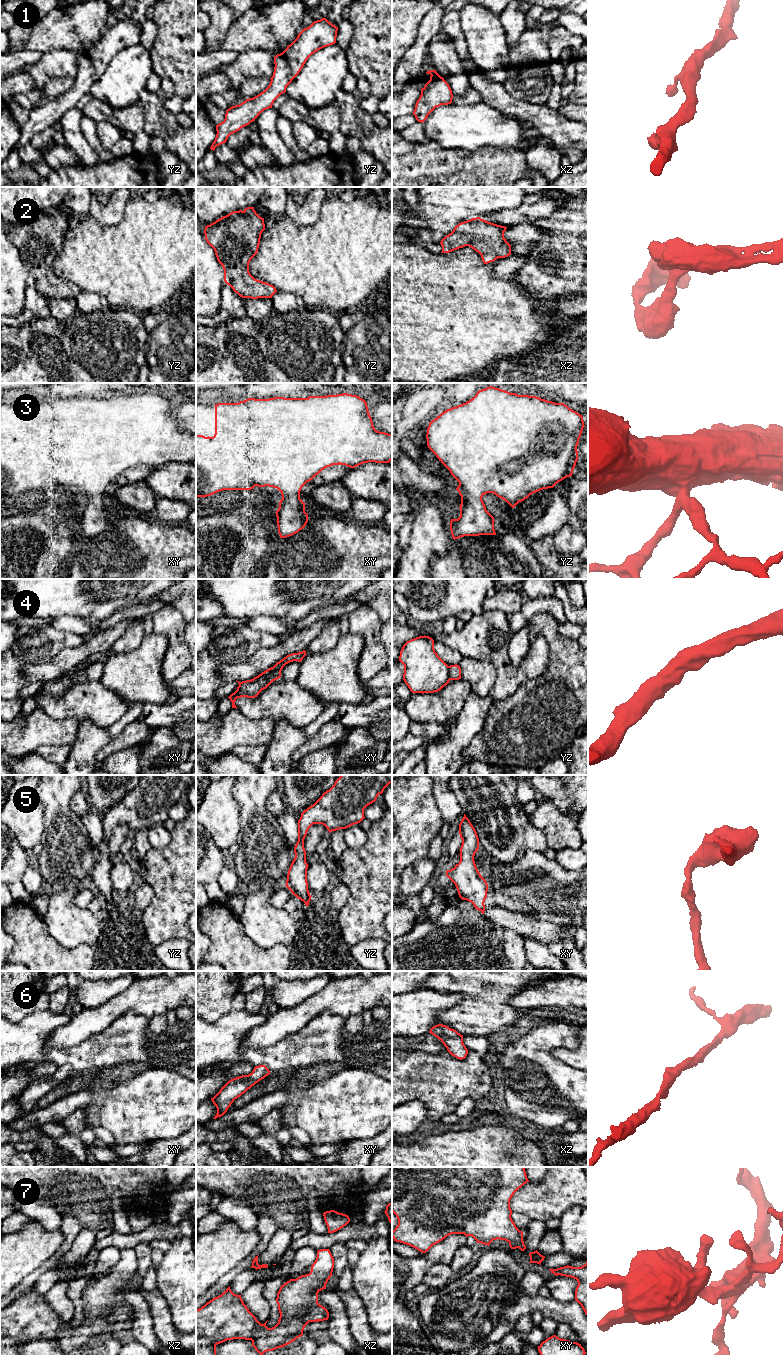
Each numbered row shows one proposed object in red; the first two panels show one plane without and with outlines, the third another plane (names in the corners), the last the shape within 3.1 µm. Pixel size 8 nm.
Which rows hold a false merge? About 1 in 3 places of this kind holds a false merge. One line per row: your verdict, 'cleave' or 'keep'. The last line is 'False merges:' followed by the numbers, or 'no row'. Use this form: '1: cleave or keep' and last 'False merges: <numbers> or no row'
1: keep
2: keep
3: keep
4: cleave
5: keep
6: keep
7: keep
False merges: 4

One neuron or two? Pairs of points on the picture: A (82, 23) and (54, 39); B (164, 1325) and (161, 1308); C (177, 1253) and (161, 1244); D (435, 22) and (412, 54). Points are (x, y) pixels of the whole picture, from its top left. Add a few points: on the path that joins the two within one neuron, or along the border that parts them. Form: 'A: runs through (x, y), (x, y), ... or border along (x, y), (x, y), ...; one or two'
A: runs through (75, 24), (61, 32); one
B: runs through (162, 1321), (161, 1312); one
C: border along (171, 1243), (171, 1246), (164, 1252); two
D: runs through (427, 30), (420, 46); one

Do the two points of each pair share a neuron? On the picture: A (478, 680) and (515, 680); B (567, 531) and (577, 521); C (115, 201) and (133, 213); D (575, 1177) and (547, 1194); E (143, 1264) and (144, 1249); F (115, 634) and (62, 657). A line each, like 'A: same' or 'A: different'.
A: different
B: different
C: different
D: same
E: same
F: same

